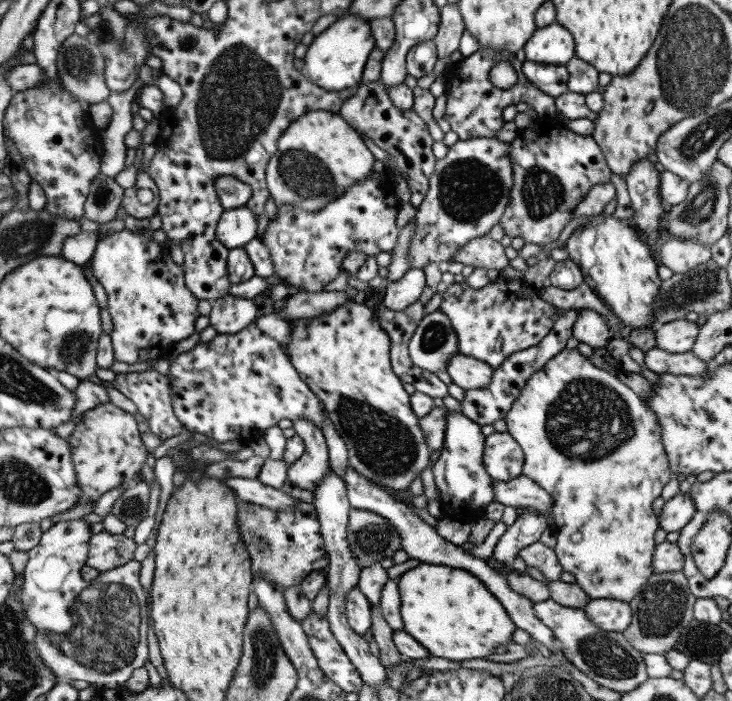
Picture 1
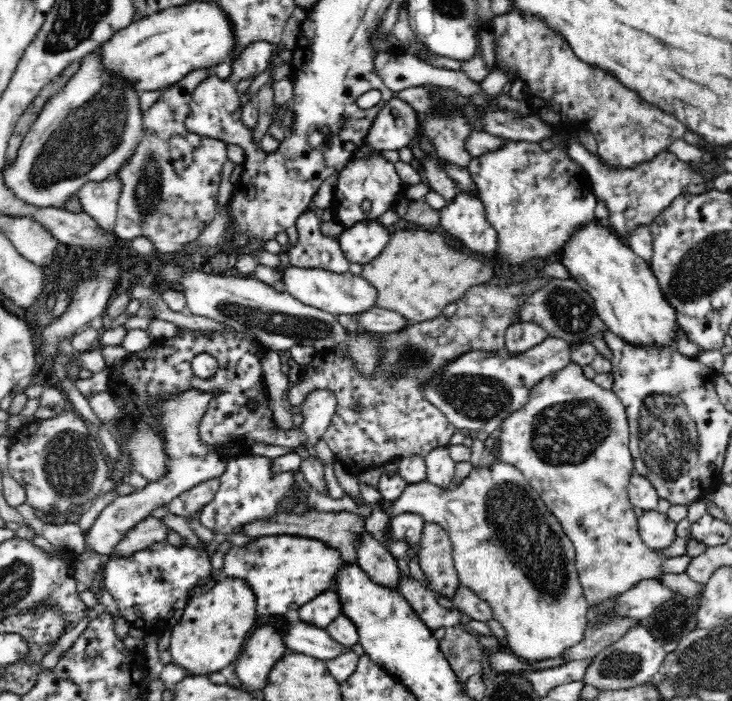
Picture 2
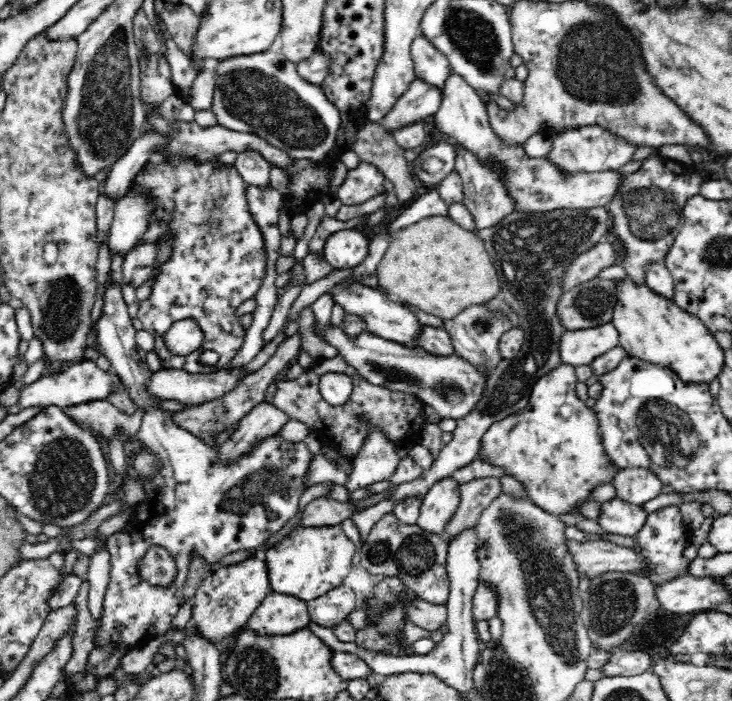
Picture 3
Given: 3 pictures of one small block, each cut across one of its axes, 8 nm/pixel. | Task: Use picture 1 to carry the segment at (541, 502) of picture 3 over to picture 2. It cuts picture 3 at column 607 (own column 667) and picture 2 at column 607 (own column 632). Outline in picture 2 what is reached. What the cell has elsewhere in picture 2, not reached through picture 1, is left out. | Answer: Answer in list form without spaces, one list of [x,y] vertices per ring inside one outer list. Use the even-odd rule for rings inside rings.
[[[570,362],[566,368],[535,384],[527,403],[502,421],[494,437],[498,438],[498,453],[490,453],[490,441],[475,441],[470,448],[469,463],[476,468],[486,468],[496,462],[504,462],[522,472],[573,543],[579,582],[589,606],[621,595],[642,580],[658,579],[663,574],[664,558],[642,541],[638,516],[627,493],[630,477],[634,474],[629,449],[629,424],[624,405],[613,390],[602,389],[584,376],[583,367]]]

